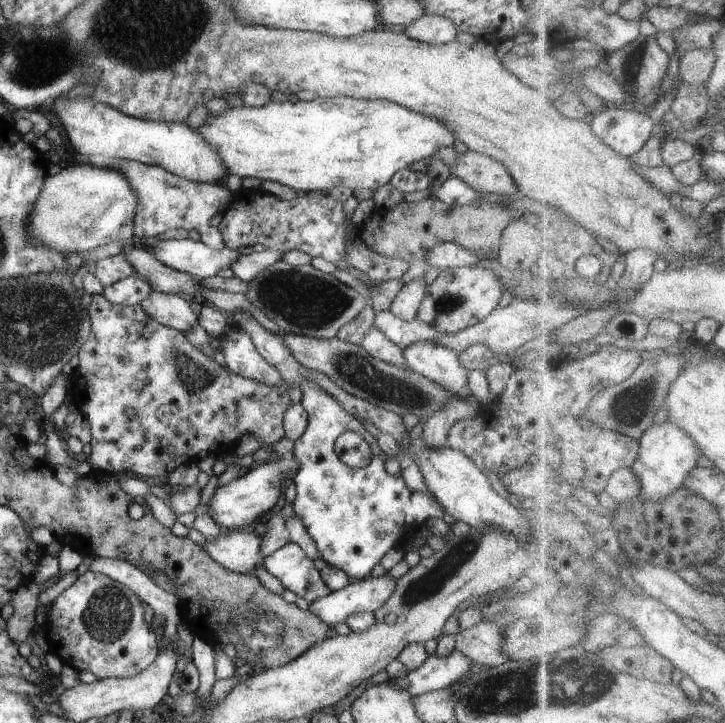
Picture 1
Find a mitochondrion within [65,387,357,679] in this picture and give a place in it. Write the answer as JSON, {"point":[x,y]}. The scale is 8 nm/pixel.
{"point":[262,626]}

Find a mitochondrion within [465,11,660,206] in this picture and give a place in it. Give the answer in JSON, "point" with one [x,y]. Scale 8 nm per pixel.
{"point":[633,64]}

